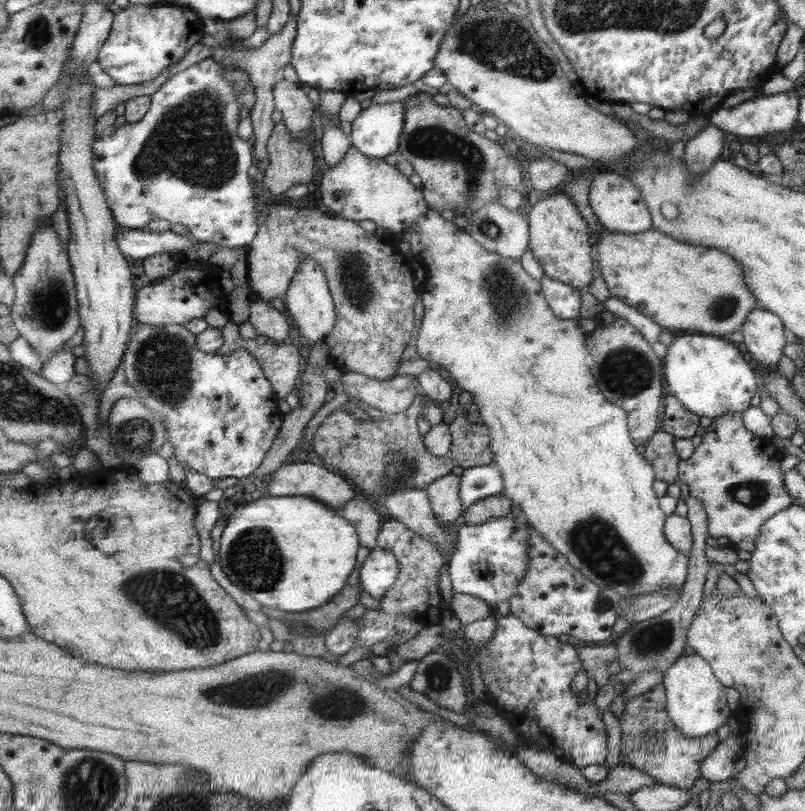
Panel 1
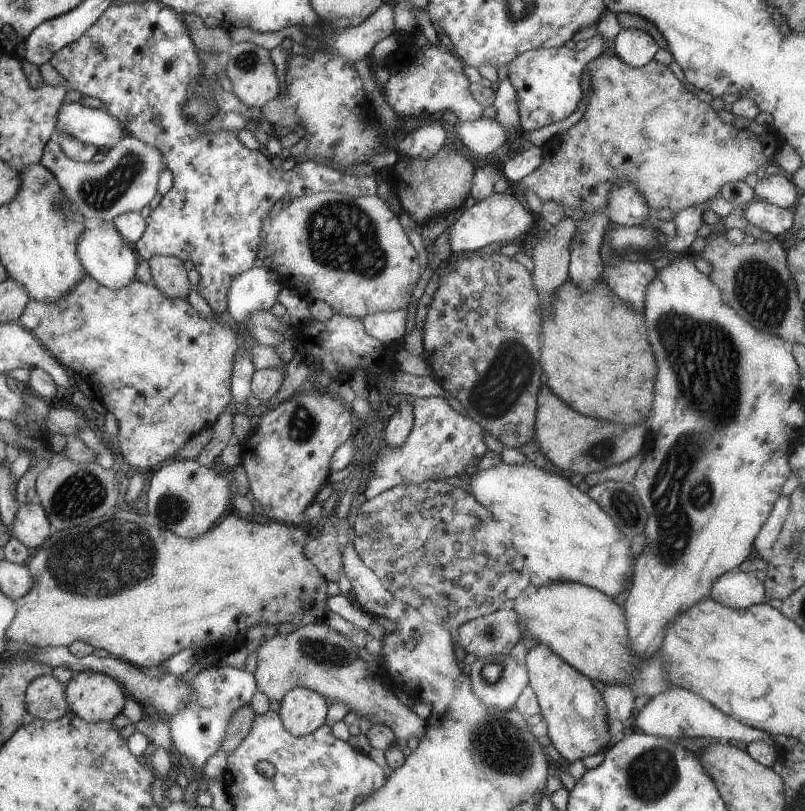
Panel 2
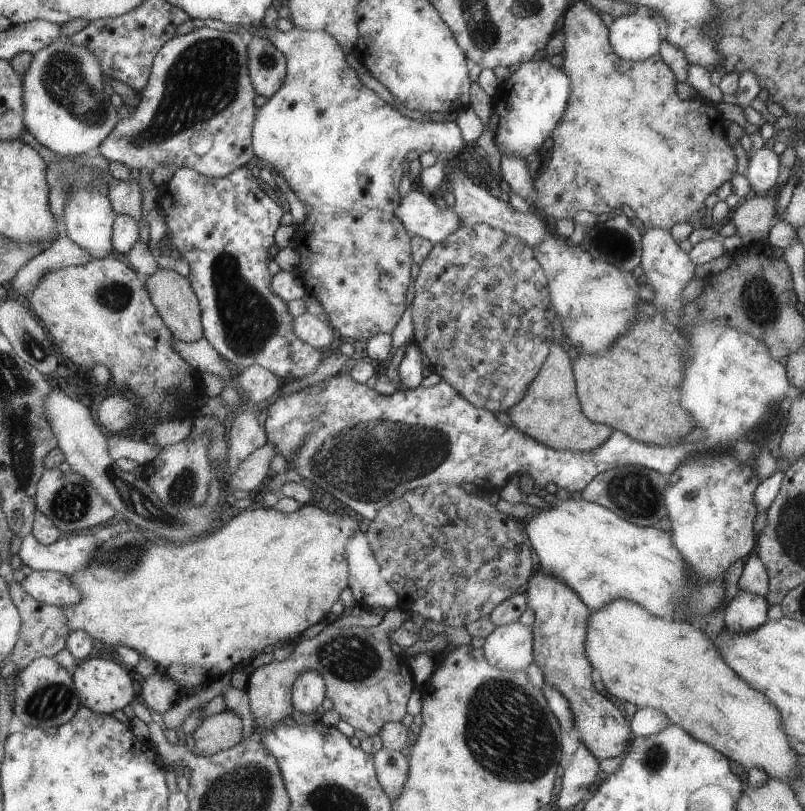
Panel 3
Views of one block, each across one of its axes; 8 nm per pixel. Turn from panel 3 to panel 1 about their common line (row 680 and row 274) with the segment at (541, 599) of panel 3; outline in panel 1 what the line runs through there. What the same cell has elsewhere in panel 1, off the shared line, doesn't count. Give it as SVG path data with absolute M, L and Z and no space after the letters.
M565 194L544 196L541 202L528 206L524 213L528 222L528 246L541 266L544 276L579 290L591 282L593 258L589 244L589 227L576 206Z

